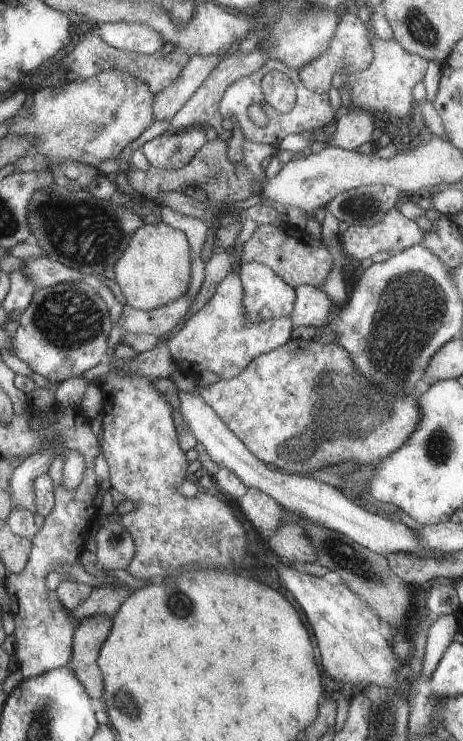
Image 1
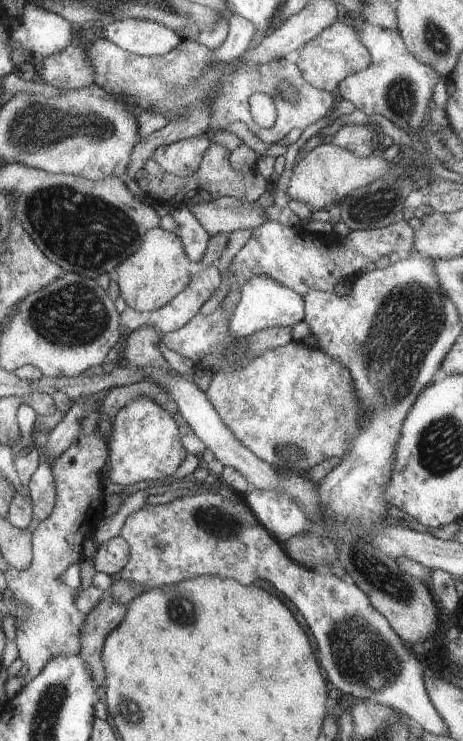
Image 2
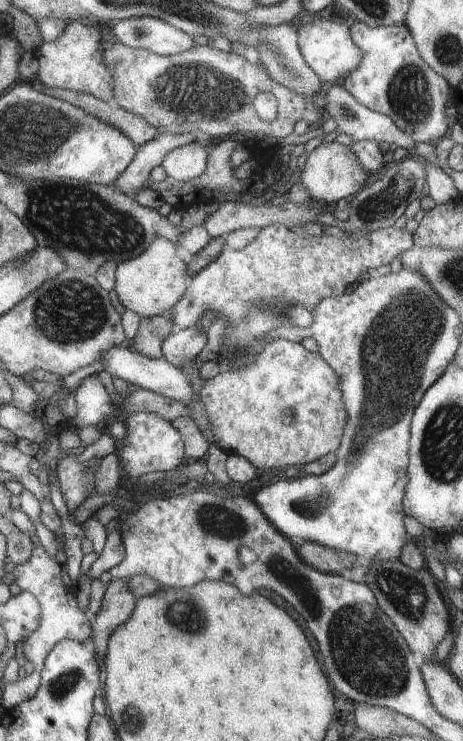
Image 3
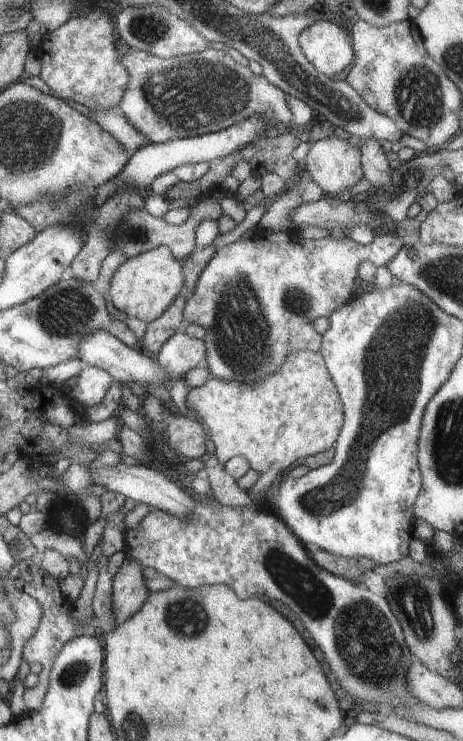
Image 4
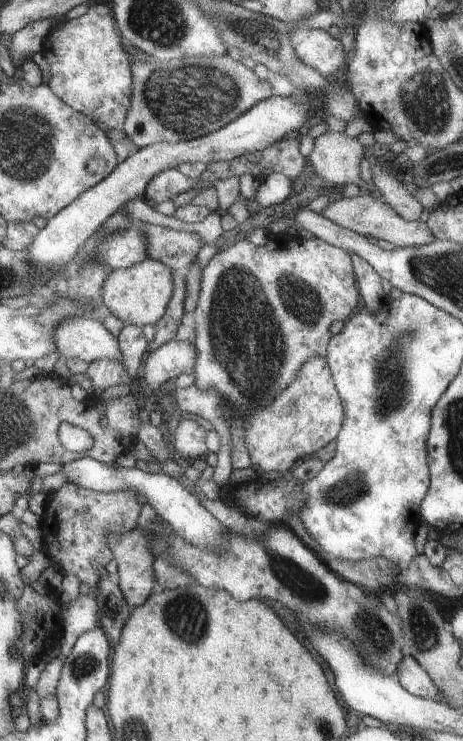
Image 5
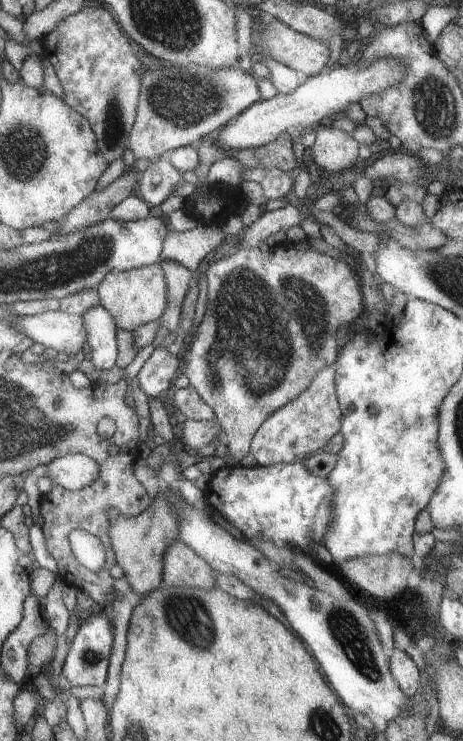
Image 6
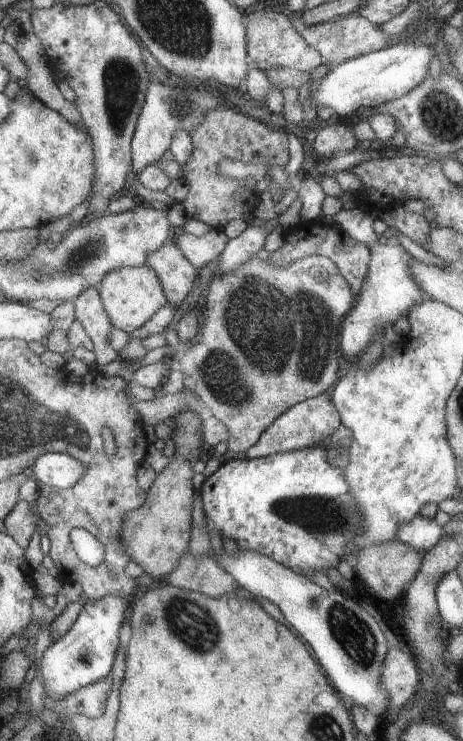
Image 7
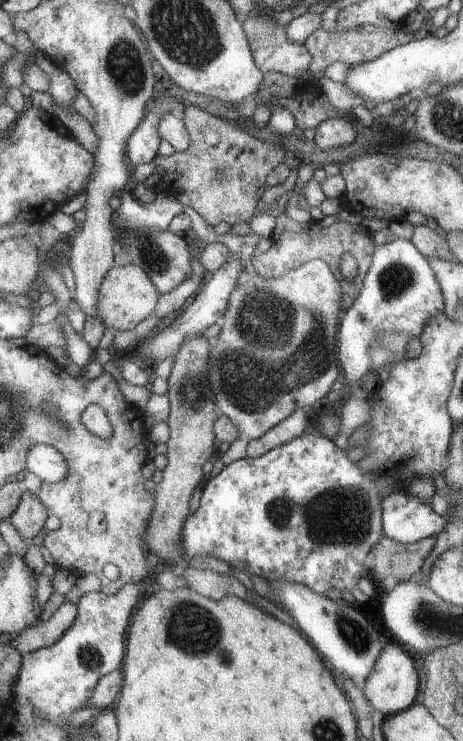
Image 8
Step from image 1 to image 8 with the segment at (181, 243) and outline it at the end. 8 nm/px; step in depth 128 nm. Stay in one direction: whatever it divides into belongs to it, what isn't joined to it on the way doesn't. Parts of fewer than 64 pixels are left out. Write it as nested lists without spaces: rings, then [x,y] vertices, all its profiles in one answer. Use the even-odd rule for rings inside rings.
[[[132,264],[115,266],[106,274],[100,286],[98,317],[105,327],[111,327],[116,331],[135,331],[136,326],[144,318],[148,318],[152,312],[155,312],[158,298],[161,298],[160,291],[141,267]]]

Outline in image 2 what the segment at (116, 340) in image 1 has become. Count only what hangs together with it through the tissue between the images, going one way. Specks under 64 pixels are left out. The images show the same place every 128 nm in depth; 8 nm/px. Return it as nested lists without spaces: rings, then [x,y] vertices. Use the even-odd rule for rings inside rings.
[[[218,265],[203,266],[201,272],[193,279],[191,284],[162,309],[142,313],[129,307],[126,308],[121,314],[121,332],[128,335],[128,332],[132,333],[141,327],[153,327],[160,335],[164,336],[167,333],[179,330],[182,325],[187,324],[189,318],[197,316],[199,308],[209,300],[220,286],[221,276],[218,267]]]

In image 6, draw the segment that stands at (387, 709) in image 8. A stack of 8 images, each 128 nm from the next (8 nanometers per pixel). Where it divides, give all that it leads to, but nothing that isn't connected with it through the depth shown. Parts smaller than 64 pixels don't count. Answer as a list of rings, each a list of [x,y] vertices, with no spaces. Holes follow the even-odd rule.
[[[394,648],[389,654],[389,667],[394,680],[406,696],[414,697],[422,685],[422,671],[404,651]]]

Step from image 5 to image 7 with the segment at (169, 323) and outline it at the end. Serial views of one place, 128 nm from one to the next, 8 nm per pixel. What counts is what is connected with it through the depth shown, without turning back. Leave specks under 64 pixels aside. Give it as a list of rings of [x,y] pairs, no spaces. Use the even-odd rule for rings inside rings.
[[[171,240],[162,248],[158,248],[156,252],[148,254],[144,265],[156,272],[158,278],[161,279],[170,304],[178,308],[196,280],[193,263]]]

